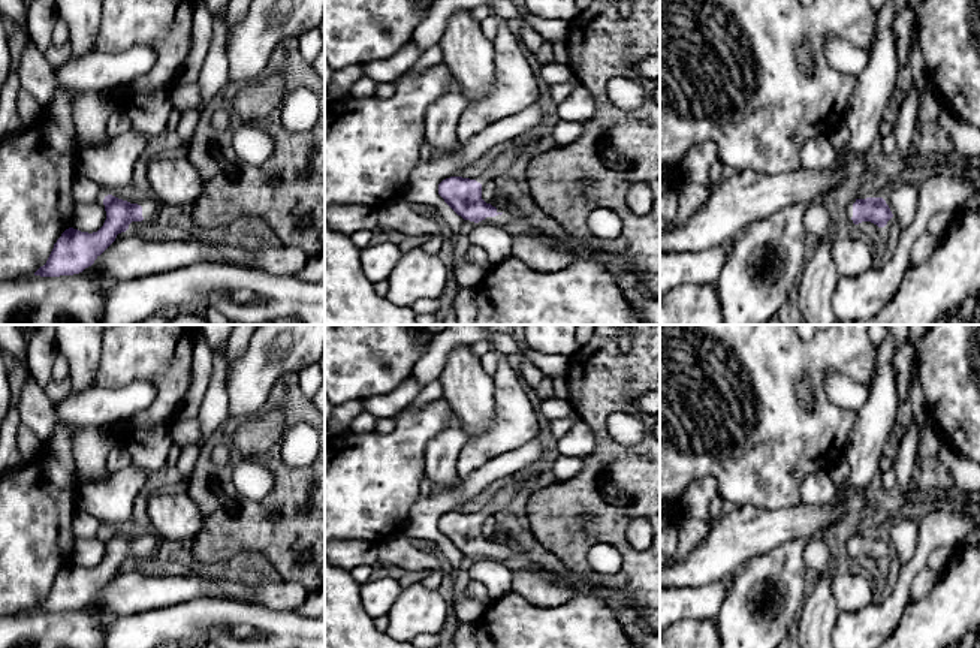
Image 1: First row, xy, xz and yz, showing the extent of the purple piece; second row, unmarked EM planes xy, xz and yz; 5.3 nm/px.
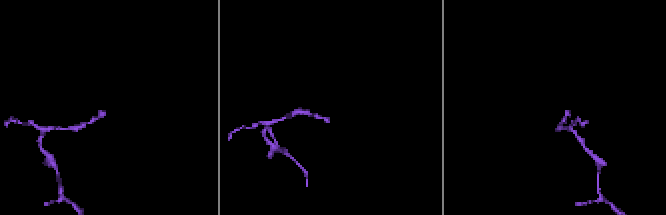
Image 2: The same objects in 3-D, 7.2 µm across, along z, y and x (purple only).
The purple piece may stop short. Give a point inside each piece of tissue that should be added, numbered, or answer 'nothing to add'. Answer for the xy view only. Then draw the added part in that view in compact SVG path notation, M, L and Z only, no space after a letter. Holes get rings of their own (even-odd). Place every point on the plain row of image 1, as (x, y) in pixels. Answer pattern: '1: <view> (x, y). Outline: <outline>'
1: xy (148, 543). Outline: M147 536L142 542L142 552L148 555L150 552L153 552L154 546L156 546L154 537Z

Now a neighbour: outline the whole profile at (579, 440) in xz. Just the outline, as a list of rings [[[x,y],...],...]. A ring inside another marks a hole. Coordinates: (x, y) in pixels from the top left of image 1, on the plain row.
[[[578,419],[573,427],[558,438],[558,450],[563,456],[585,458],[595,450],[595,438],[591,427]]]

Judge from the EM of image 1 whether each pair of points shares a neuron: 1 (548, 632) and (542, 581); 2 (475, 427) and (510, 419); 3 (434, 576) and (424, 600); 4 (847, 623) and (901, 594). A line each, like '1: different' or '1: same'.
1: different
2: different
3: different
4: same

